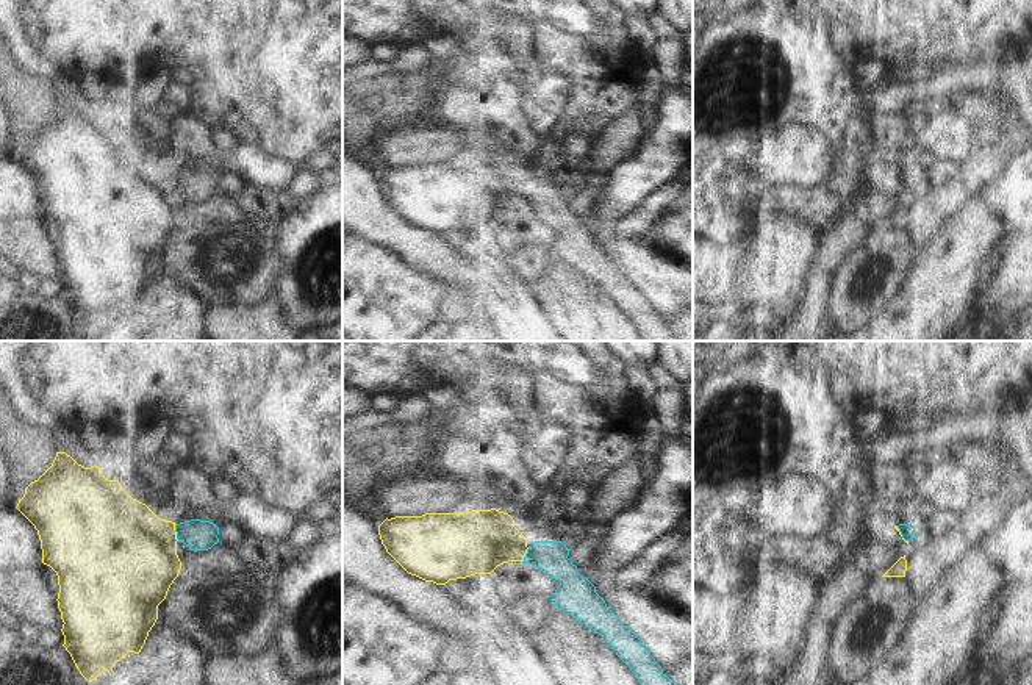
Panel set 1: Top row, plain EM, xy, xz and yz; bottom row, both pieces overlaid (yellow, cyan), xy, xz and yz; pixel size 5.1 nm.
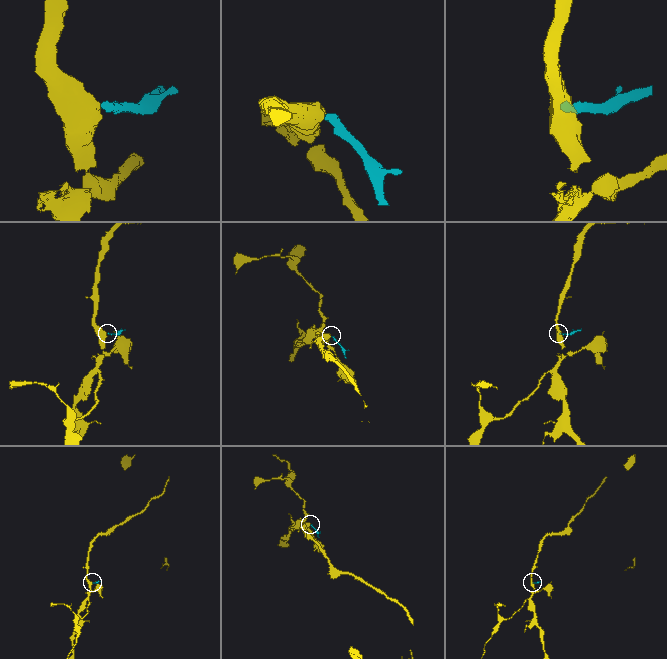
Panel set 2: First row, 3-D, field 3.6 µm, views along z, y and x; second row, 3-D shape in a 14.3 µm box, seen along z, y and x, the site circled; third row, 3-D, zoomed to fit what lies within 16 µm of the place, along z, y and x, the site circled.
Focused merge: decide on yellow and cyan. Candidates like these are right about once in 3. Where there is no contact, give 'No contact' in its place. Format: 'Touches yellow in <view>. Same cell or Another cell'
Touches yellow in xy. Another cell

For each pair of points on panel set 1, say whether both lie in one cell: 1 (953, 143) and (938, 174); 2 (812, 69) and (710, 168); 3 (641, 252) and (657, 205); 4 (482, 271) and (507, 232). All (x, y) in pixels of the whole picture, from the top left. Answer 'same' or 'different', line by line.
1: different
2: different
3: different
4: different

